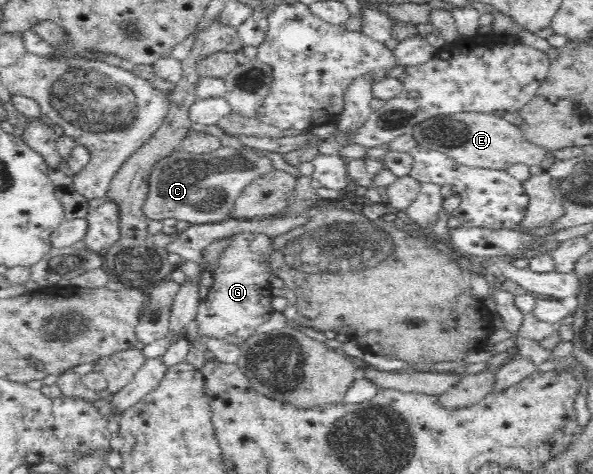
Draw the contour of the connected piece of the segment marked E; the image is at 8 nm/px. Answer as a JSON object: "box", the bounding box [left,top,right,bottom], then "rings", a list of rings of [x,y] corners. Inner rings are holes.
{"box":[410,112,554,170],"rings":[[[459,112],[429,118],[410,128],[418,145],[425,145],[454,158],[465,166],[507,170],[511,164],[540,166],[543,161],[554,159],[554,152],[525,138],[523,129],[503,117],[480,112]]]}

